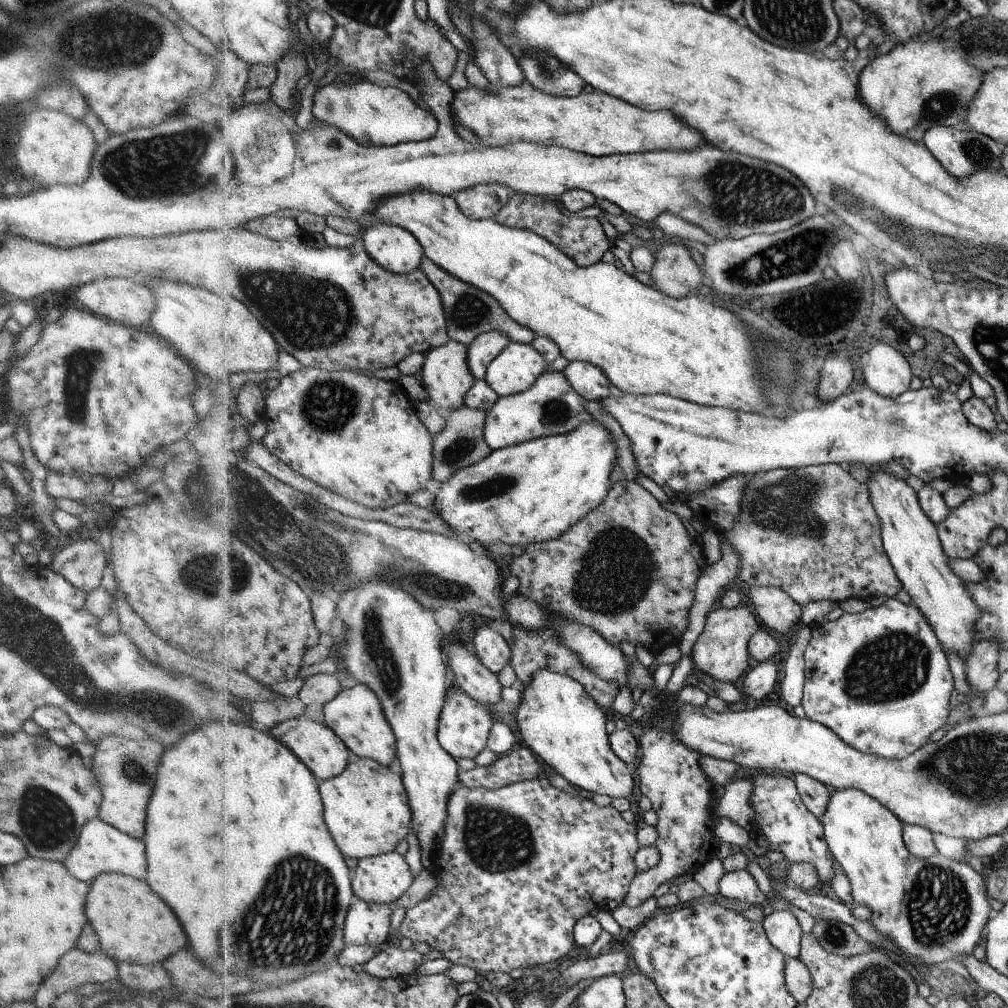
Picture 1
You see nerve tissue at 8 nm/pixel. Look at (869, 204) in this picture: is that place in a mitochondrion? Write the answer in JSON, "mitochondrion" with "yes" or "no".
{"mitochondrion":"yes"}

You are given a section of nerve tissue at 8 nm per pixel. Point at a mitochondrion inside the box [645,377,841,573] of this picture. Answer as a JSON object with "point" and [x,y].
{"point":[785,507]}

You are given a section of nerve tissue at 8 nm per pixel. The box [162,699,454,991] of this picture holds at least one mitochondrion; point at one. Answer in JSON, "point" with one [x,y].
{"point":[288,940]}

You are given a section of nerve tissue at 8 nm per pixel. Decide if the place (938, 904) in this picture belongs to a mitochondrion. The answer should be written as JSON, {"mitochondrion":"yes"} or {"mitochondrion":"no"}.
{"mitochondrion":"yes"}

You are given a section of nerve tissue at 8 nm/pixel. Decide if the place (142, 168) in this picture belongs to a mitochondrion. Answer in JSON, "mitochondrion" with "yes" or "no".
{"mitochondrion":"yes"}

